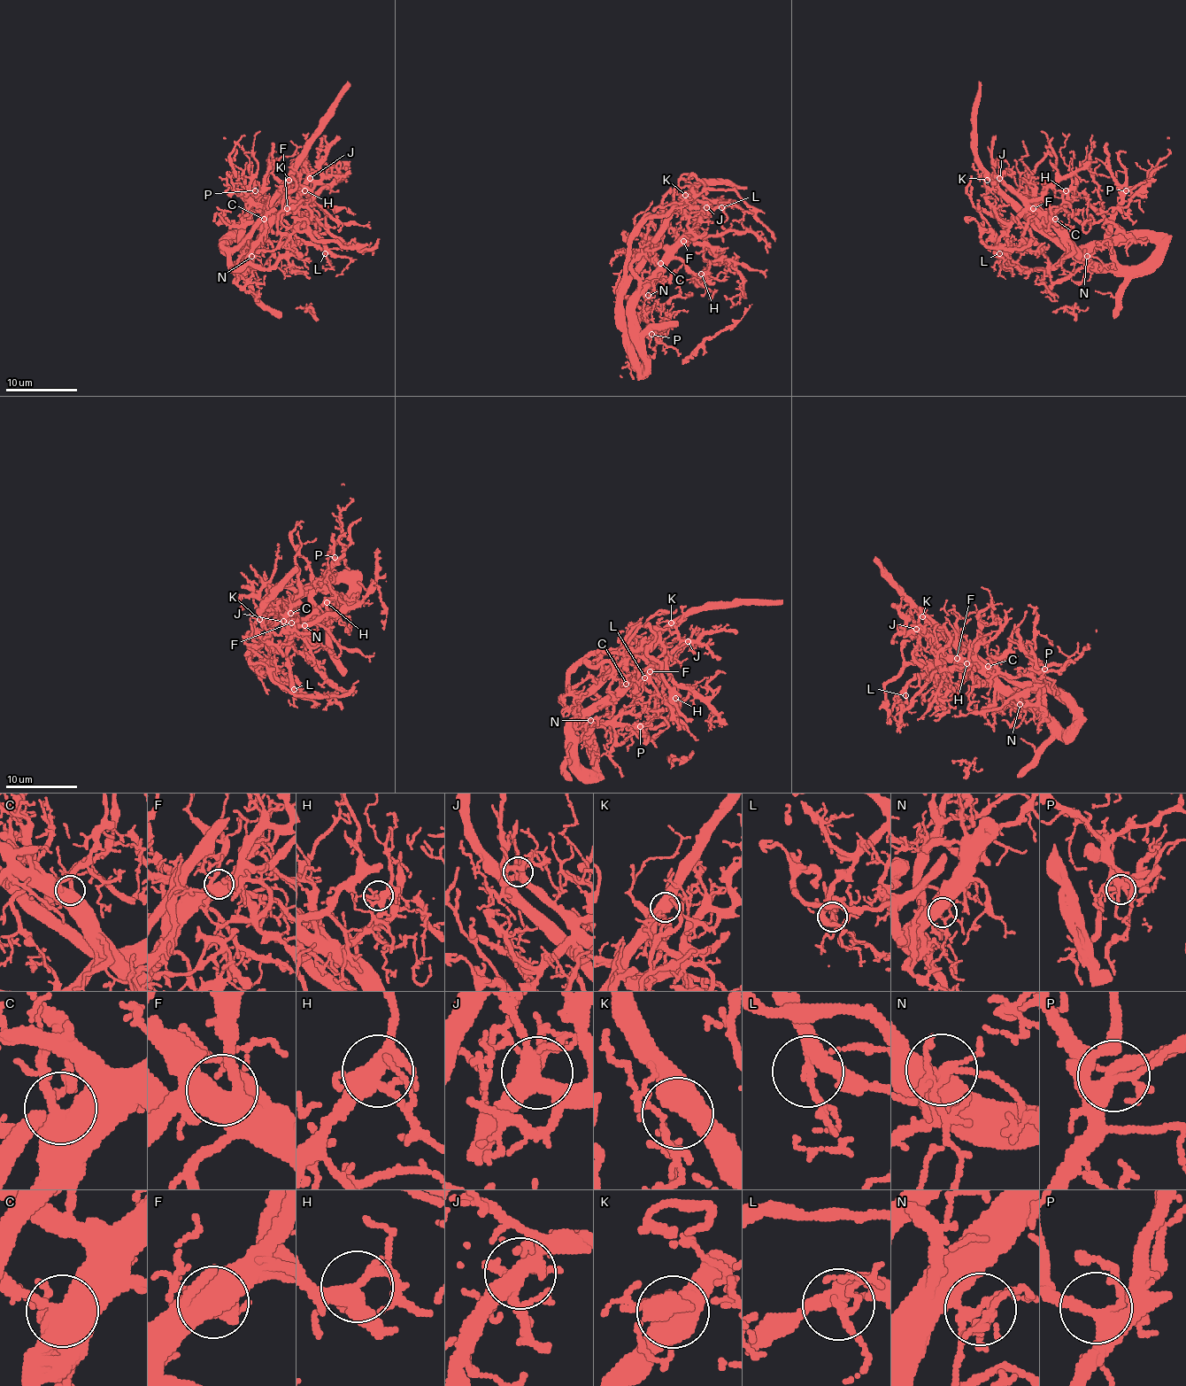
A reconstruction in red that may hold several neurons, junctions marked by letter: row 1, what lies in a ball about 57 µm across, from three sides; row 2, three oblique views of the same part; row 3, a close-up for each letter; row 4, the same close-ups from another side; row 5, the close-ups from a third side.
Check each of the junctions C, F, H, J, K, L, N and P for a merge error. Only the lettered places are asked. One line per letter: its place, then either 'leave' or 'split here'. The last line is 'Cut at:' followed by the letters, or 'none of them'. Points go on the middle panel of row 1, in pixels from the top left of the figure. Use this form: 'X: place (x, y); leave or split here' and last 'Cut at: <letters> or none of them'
C: place (660, 263); leave
F: place (683, 241); leave
H: place (701, 274); leave
J: place (706, 207); leave
K: place (685, 195); leave
L: place (721, 207); leave
N: place (648, 295); leave
P: place (651, 334); leave
Cut at: none of them

